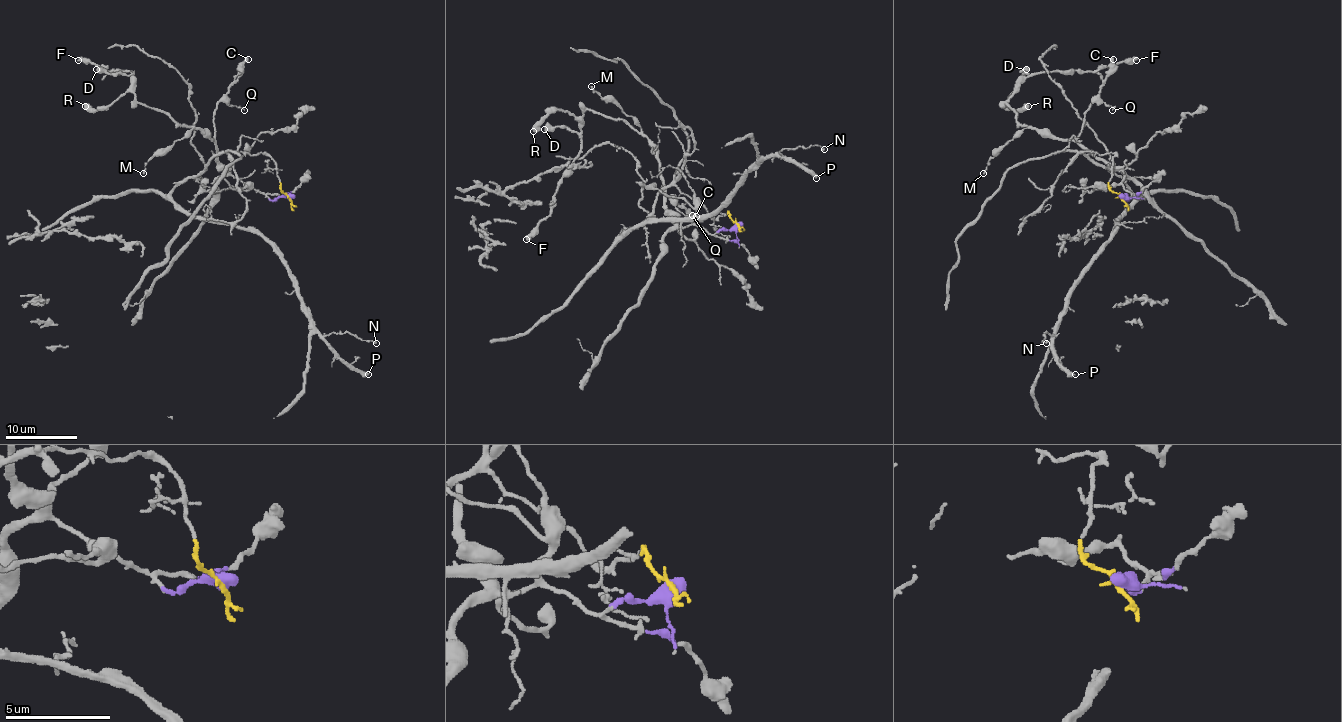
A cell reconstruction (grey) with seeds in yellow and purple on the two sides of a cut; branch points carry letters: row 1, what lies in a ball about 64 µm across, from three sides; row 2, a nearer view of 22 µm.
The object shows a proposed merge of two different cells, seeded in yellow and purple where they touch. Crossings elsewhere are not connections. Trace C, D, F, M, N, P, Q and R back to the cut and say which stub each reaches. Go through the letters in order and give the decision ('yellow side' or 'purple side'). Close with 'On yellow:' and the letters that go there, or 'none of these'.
C: purple side
D: purple side
F: purple side
M: purple side
N: yellow side
P: yellow side
Q: purple side
R: purple side
On yellow: N, P

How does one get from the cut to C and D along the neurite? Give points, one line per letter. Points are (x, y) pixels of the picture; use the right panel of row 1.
C: (1121, 197), (1128, 199), (1131, 195), (1122, 185), (1124, 176), (1077, 139), (1085, 111), (1108, 76), (1113, 58)
D: (1121, 197), (1131, 195), (1124, 176), (1070, 139), (1048, 138), (1016, 120), (1007, 102), (1027, 69)

